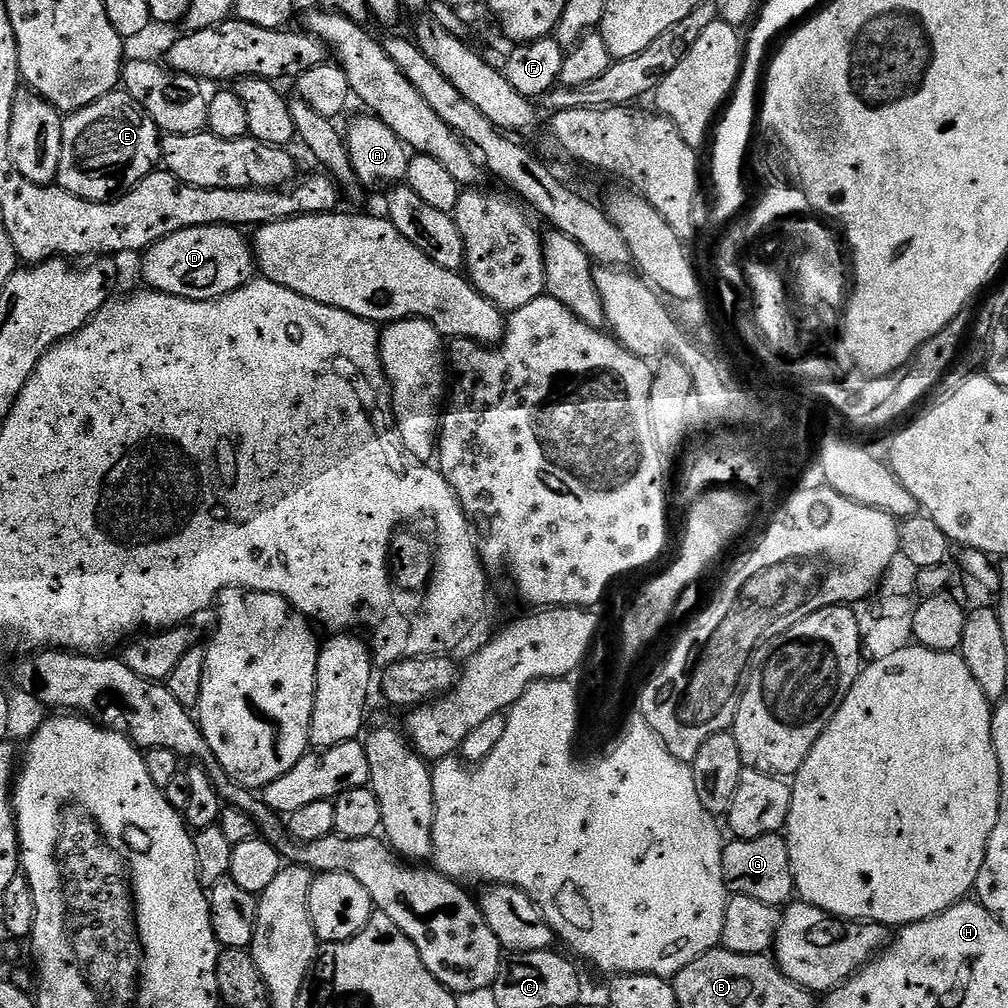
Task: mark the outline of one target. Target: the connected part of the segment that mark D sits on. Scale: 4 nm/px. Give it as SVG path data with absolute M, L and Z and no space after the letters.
M228 224L178 230L143 253L140 272L149 289L183 300L218 300L249 284L257 271L253 245L243 231Z

